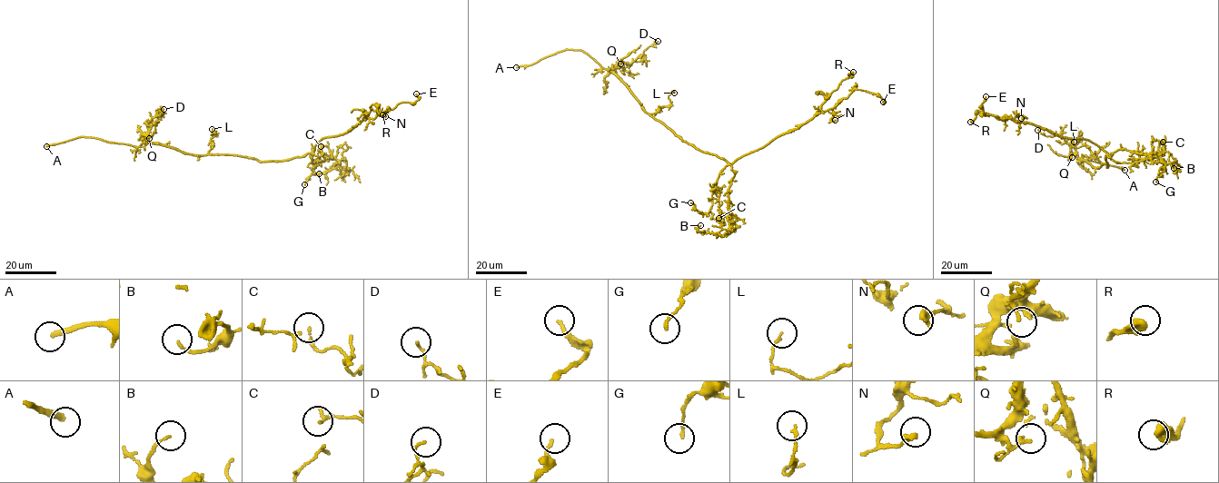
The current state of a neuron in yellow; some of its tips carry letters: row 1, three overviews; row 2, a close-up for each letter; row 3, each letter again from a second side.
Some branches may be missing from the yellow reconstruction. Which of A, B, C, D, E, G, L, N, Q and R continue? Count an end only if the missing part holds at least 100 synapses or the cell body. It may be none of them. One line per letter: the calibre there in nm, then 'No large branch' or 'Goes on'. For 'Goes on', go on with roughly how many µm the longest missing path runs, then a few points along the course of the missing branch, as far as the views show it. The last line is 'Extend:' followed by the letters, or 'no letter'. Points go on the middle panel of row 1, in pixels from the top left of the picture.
A: Thickness 300 nm. Goes on. Missing length about 10 µm
B: Thickness 130 nm. No large branch
C: Thickness 110 nm. No large branch
D: Thickness 110 nm. No large branch
E: Thickness 160 nm. No large branch
G: Thickness 150 nm. No large branch
L: Thickness 110 nm. No large branch
N: Thickness 280 nm. No large branch
Q: Thickness 110 nm. No large branch
R: Thickness 480 nm. No large branch
Extend: A

